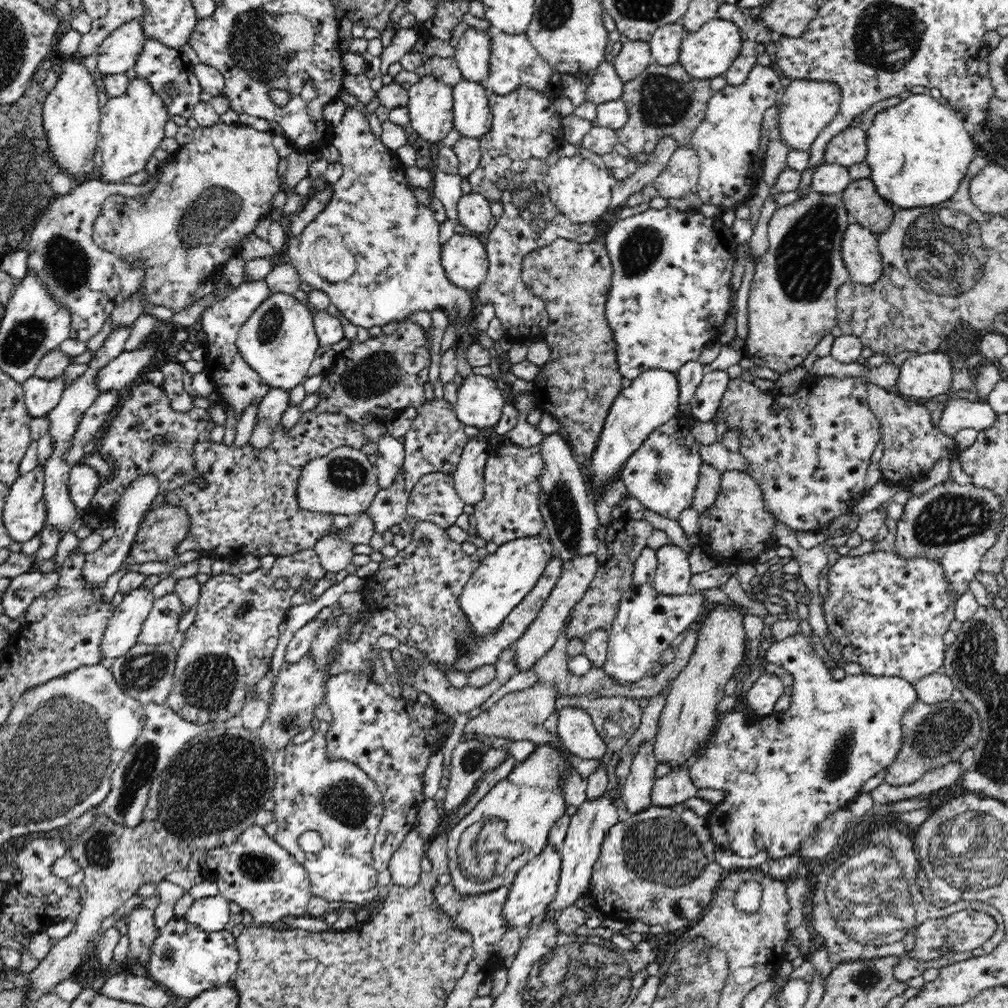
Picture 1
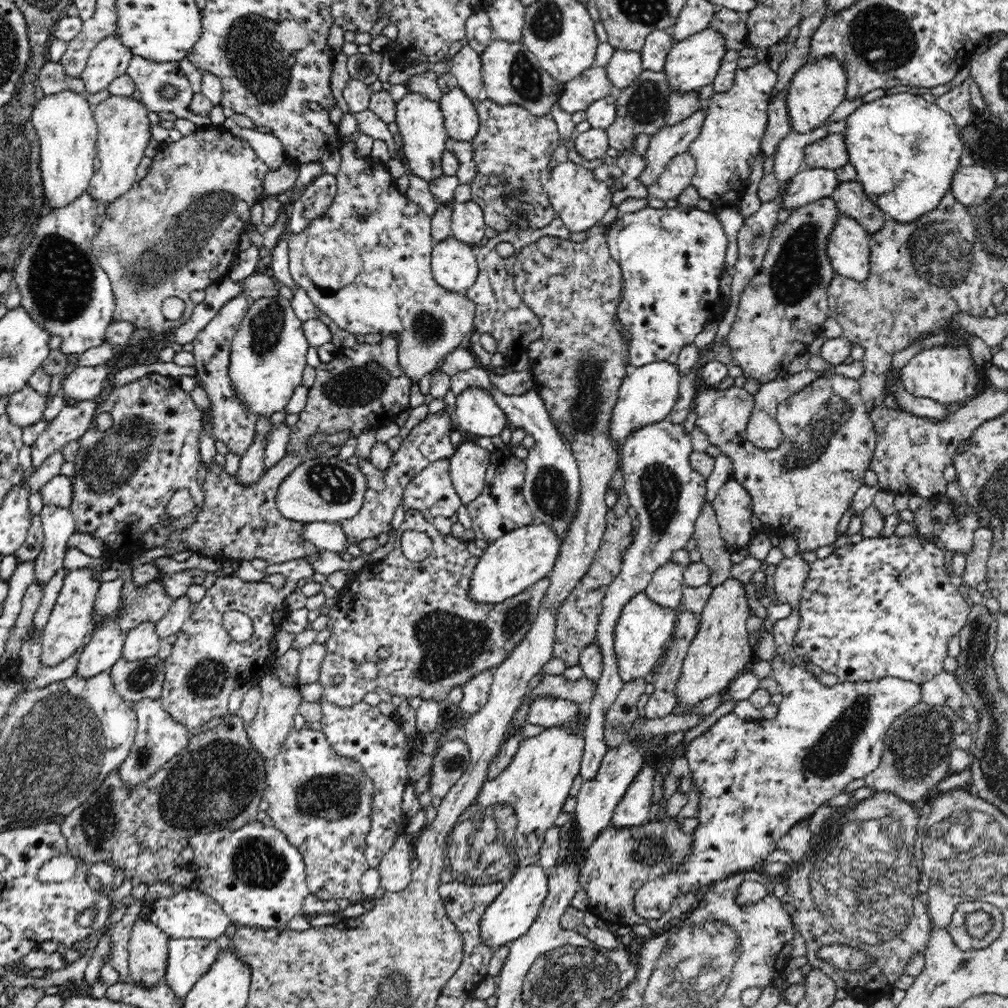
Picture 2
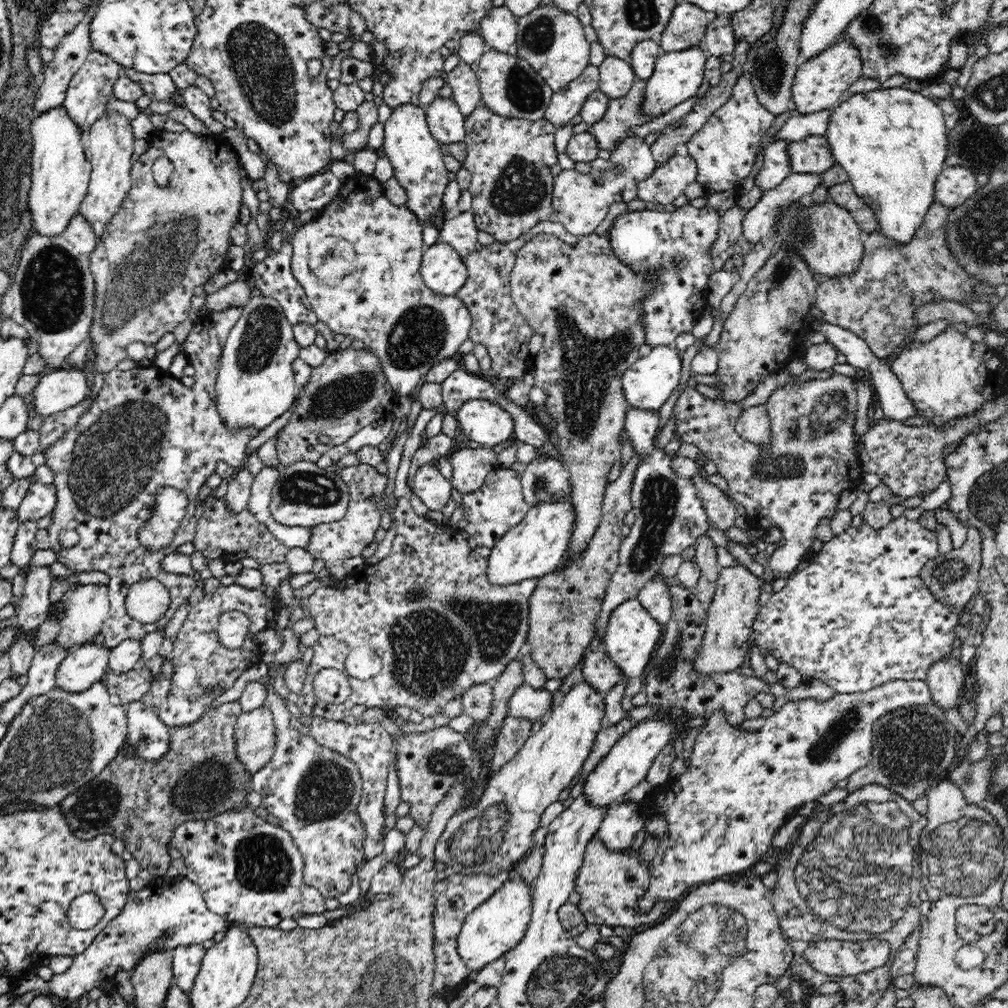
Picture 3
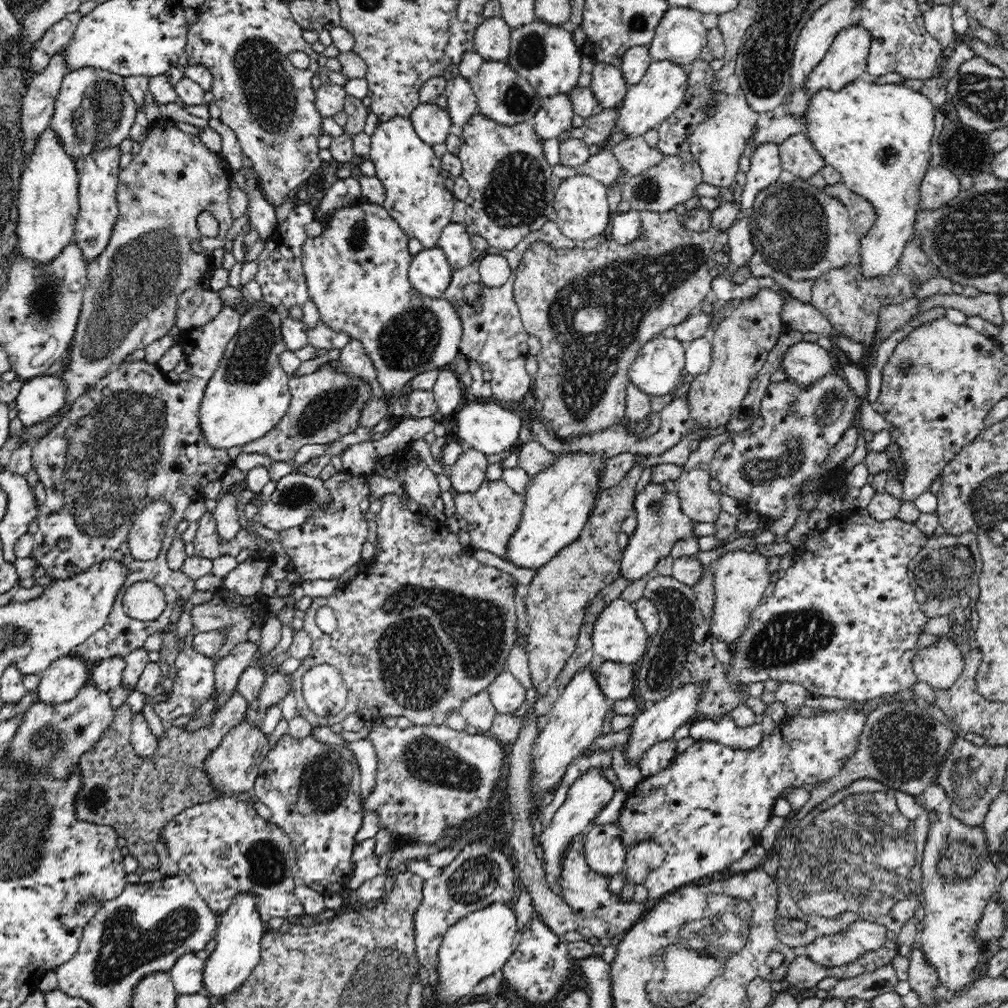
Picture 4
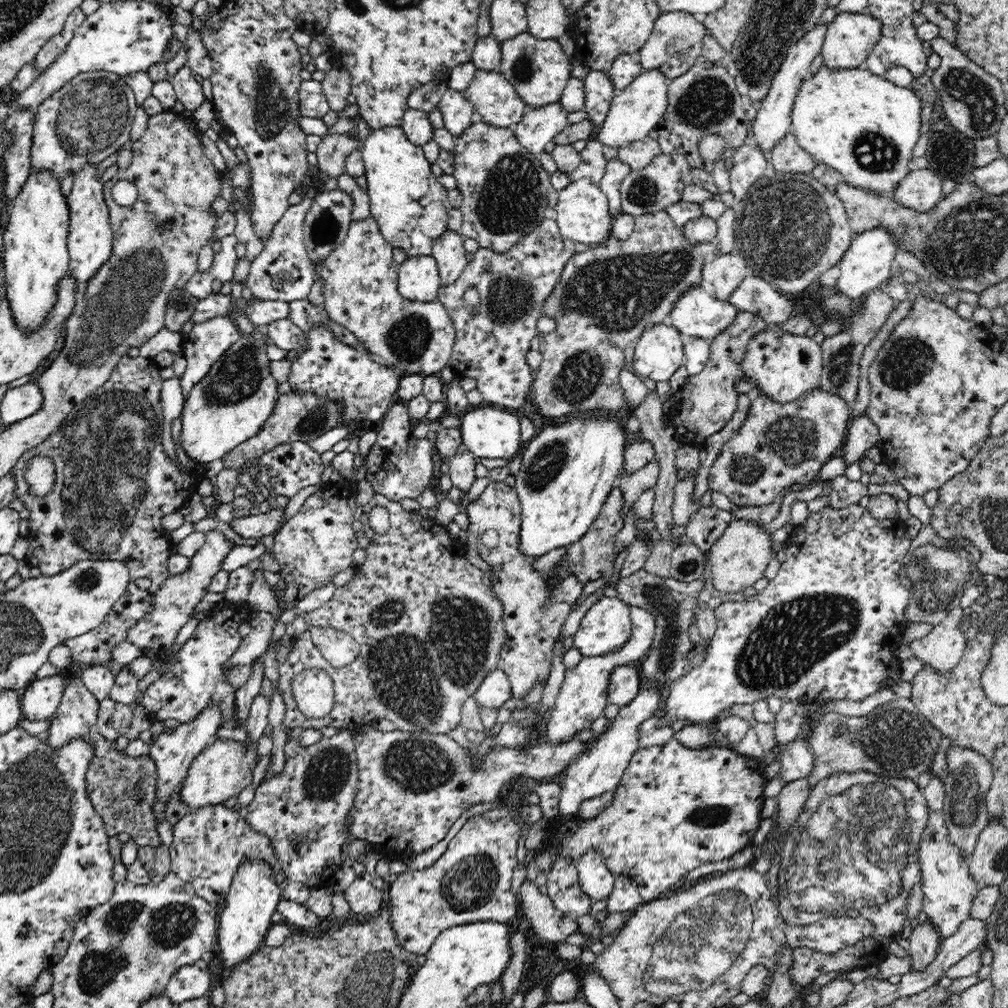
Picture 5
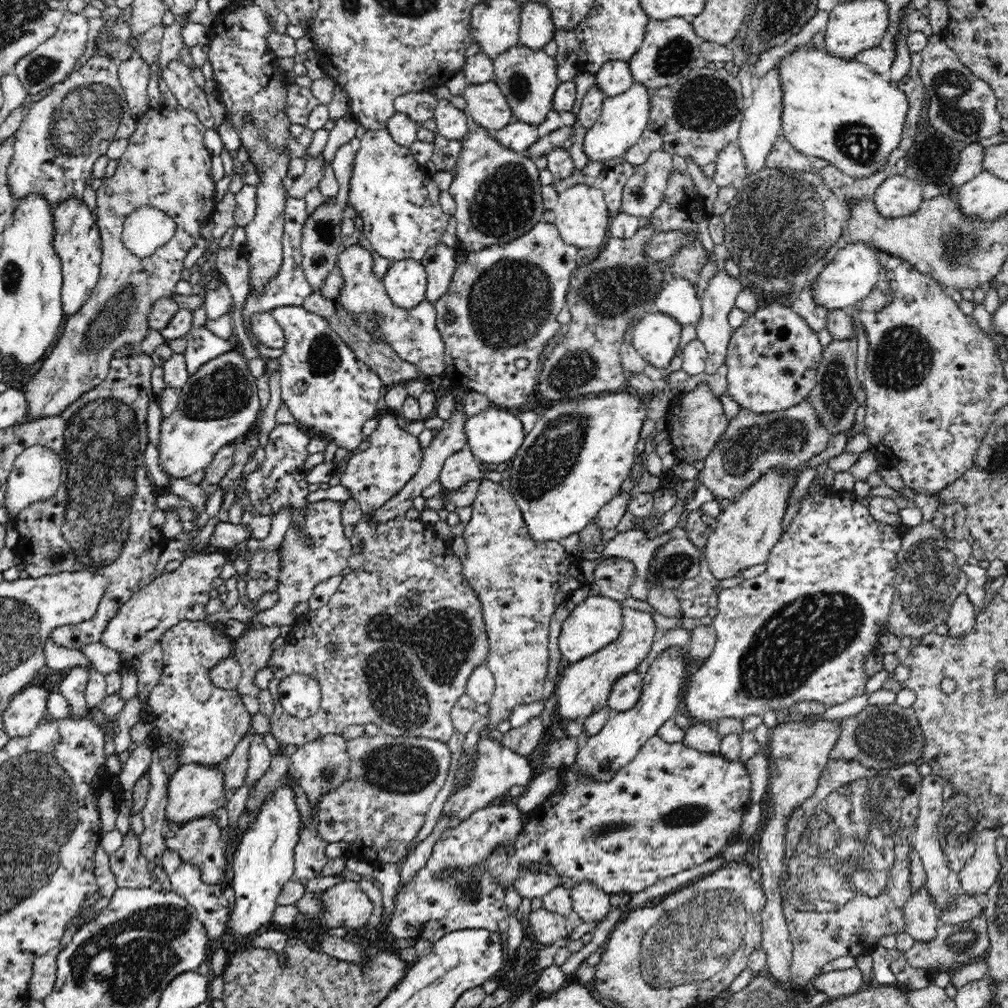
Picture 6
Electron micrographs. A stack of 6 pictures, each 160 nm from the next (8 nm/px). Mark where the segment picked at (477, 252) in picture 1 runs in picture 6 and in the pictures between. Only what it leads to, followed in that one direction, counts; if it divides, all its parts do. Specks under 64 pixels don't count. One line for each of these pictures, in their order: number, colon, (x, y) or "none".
2: (454, 264)
3: (444, 271)
4: (430, 273)
5: (419, 279)
6: (405, 281)

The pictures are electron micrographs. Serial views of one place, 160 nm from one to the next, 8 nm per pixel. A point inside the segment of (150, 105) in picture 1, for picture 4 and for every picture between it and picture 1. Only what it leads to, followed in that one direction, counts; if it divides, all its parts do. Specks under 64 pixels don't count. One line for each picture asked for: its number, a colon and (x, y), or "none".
2: (124, 131)
3: (110, 139)
4: (98, 181)

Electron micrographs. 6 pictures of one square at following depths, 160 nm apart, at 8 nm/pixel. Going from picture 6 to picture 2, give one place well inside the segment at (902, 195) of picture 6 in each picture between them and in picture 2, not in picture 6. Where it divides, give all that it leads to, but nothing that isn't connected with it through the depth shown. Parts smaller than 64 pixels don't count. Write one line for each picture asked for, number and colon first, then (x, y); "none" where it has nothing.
2: (972, 185)
3: (955, 184)
4: (939, 186)
5: (921, 190)

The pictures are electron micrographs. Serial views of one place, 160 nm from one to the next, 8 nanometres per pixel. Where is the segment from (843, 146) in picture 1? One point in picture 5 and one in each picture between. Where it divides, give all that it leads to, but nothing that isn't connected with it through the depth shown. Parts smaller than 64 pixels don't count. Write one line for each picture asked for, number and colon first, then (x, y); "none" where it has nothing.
2: (831, 152)
3: (812, 155)
4: (798, 155)
5: (788, 156)

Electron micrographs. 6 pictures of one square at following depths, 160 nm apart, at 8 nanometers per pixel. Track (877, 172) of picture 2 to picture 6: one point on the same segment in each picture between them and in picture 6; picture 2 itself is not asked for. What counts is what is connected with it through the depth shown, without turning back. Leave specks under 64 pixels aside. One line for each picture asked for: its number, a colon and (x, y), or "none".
3: (893, 143)
4: (878, 136)
5: (864, 126)
6: (841, 111)

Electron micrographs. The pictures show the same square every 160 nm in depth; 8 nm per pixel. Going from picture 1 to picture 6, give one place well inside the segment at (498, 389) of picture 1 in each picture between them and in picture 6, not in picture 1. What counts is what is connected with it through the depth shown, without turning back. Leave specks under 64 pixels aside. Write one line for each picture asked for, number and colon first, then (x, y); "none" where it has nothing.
2: (477, 412)
3: (482, 421)
4: (484, 424)
5: (490, 432)
6: (494, 435)

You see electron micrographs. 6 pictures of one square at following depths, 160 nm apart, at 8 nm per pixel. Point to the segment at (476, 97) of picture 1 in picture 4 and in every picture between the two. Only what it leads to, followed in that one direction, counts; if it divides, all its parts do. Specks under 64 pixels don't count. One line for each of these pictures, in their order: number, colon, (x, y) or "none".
2: (462, 122)
3: (447, 123)
4: (432, 124)

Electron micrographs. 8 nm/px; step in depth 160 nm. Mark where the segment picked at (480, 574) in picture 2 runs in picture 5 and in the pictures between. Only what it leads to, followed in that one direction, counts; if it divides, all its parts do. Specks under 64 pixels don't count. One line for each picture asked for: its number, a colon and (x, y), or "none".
3: (535, 547)
4: (559, 500)
5: (568, 471)

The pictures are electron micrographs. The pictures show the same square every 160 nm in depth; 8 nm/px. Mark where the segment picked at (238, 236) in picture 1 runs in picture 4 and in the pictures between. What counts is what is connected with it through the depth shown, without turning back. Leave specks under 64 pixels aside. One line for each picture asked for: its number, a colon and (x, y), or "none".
2: (177, 230)
3: (163, 242)
4: (156, 252)

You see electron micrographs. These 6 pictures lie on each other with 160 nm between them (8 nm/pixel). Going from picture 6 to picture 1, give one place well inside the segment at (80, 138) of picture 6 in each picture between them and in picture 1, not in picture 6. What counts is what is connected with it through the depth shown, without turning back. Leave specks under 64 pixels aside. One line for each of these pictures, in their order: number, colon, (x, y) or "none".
1: (118, 52)
2: (109, 59)
3: (91, 86)
4: (93, 110)
5: (87, 119)

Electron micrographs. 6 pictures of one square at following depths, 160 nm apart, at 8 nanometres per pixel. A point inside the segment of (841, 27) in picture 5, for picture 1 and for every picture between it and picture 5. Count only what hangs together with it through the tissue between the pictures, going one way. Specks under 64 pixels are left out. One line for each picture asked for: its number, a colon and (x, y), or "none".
1: (805, 107)
2: (815, 91)
3: (820, 82)
4: (846, 59)

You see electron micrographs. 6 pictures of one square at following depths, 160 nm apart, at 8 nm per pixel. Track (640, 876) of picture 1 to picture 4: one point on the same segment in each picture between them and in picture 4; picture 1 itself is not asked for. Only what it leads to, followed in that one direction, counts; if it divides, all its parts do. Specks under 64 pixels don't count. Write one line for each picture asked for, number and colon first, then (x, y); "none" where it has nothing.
2: (622, 859)
3: (611, 882)
4: (599, 912)

